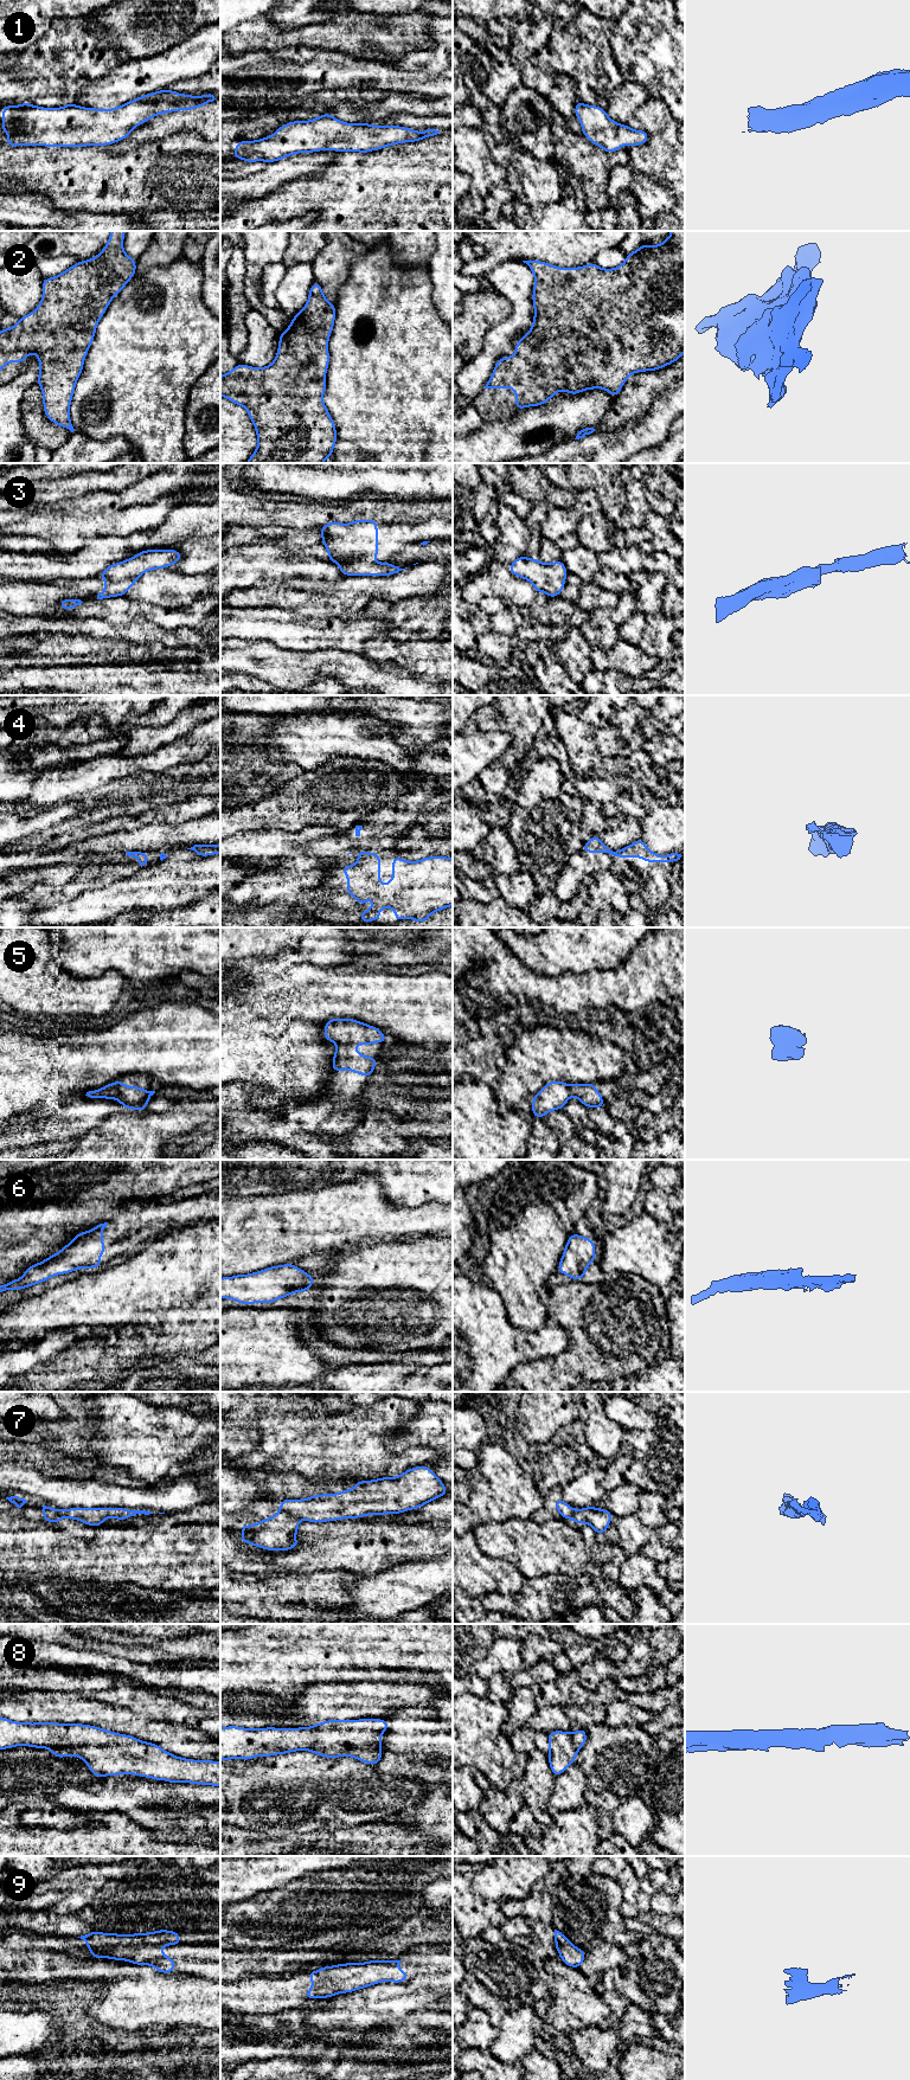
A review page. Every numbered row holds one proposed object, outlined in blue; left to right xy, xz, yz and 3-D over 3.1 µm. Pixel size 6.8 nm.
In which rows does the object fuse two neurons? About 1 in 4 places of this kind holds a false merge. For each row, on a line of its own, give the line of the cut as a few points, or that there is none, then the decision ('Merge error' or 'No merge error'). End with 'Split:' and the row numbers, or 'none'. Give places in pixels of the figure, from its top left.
1: No split. No merge error
2: No split. No merge error
3: No split. No merge error
4: Split along yz (615, 852), (613, 856). Merge error
5: No split. No merge error
6: No split. No merge error
7: Split along xz (279, 1510), (289, 1513), (294, 1517). Merge error
8: No split. No merge error
9: No split. No merge error
Split: 4, 7

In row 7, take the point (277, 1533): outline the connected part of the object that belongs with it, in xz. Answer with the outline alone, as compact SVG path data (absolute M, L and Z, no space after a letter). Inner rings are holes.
M277 1511L273 1517L256 1524L244 1524L239 1539L244 1543L267 1551L290 1551L301 1542L295 1540L300 1523L290 1514Z

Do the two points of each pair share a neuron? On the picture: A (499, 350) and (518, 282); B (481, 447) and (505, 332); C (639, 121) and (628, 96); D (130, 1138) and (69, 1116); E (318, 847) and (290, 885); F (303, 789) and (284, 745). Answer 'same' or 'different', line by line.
A: same
B: different
C: different
D: different
E: different
F: different

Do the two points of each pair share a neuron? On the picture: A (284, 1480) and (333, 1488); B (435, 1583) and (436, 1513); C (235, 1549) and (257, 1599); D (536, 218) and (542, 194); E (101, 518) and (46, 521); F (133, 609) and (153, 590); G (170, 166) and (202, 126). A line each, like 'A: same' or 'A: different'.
A: same
B: different
C: different
D: different
E: same
F: different
G: different

